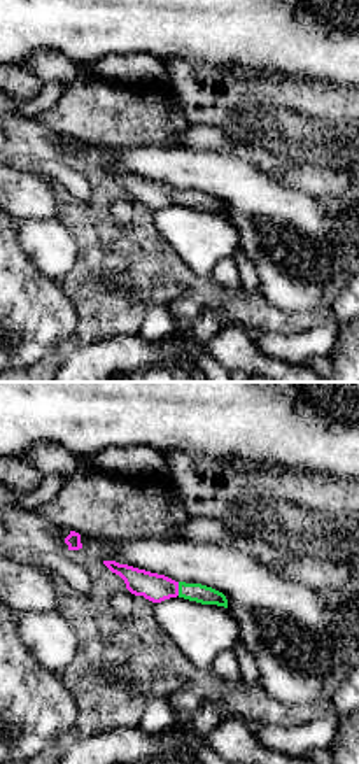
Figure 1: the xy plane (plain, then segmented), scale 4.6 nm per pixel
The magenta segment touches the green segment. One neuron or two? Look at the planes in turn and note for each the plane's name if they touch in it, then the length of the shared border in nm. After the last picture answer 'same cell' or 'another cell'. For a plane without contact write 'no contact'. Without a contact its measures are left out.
contact in xy; length 60 nm

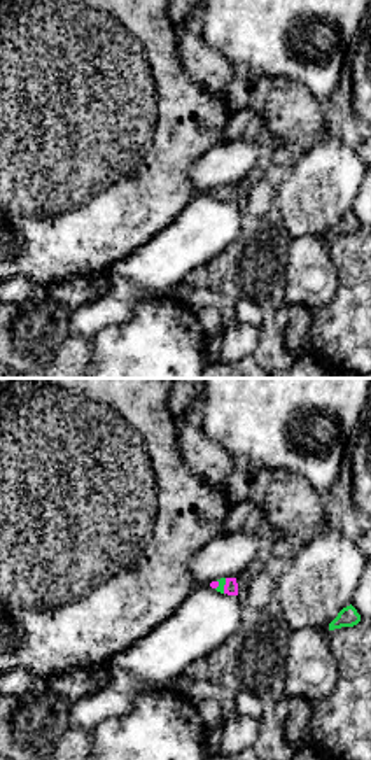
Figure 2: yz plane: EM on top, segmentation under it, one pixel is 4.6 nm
contact in yz; length 70 nm

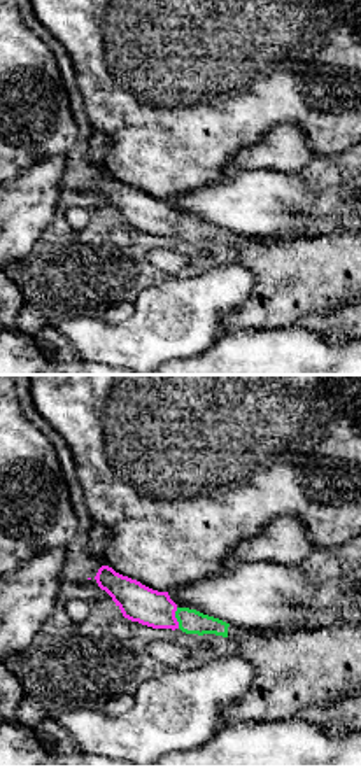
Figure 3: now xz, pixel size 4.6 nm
contact in xz; length 100 nm

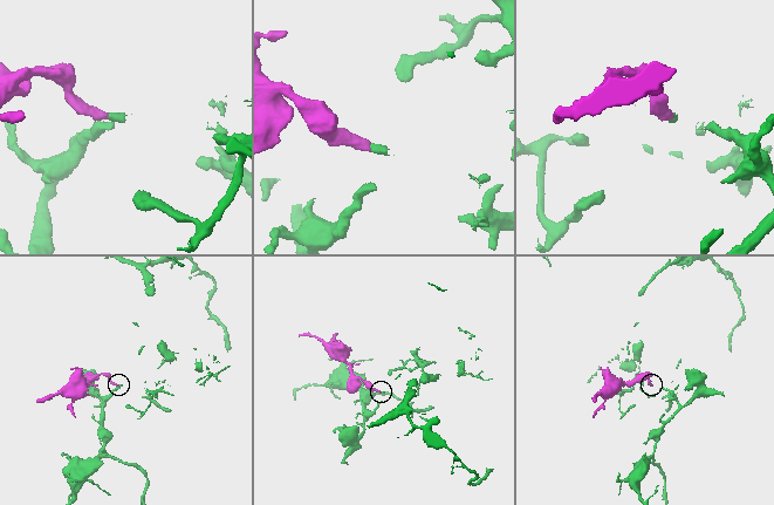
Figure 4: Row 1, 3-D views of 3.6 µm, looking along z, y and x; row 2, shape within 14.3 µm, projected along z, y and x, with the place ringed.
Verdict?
same cell

